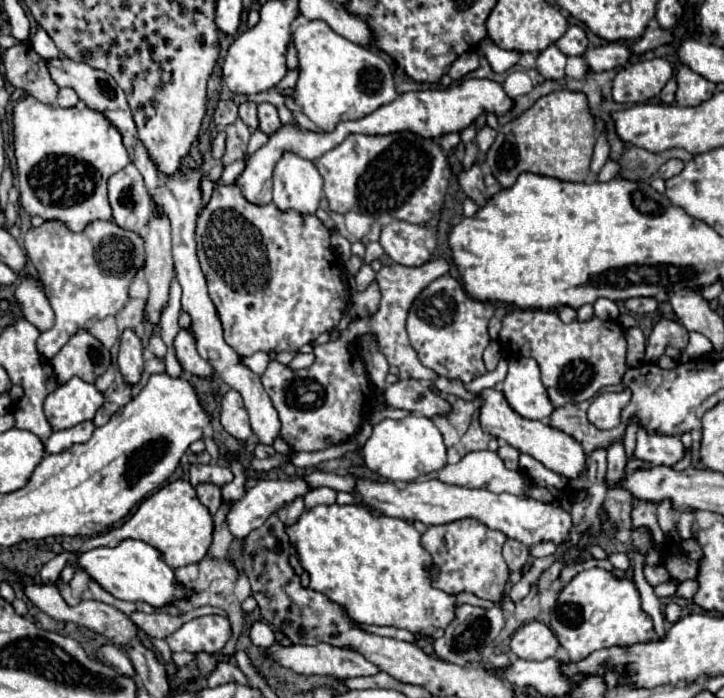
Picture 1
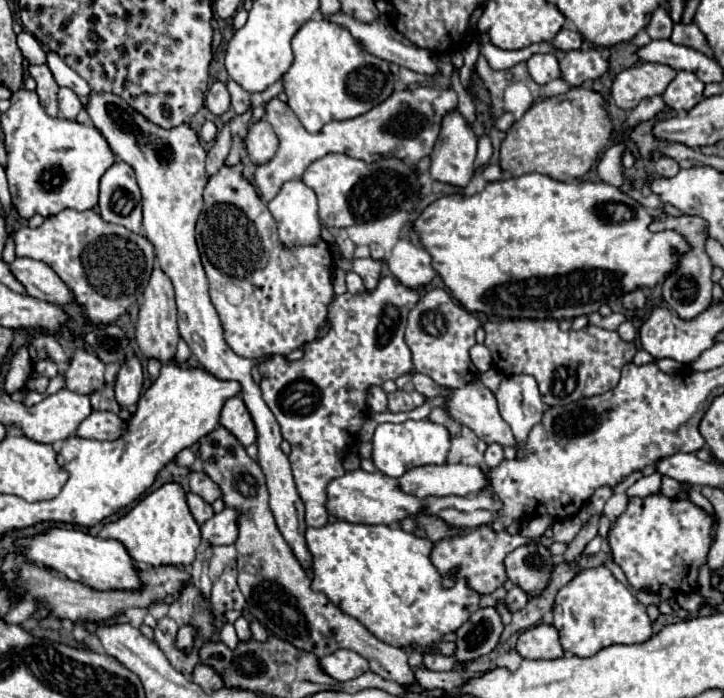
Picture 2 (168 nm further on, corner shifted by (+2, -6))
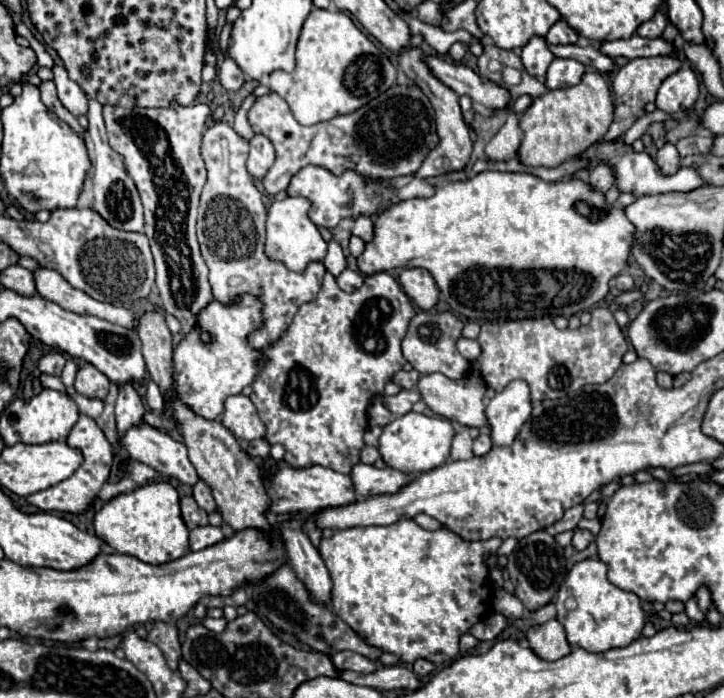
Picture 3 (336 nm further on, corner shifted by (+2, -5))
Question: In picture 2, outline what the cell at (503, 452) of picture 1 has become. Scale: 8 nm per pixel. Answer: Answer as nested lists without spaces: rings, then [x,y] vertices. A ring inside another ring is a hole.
[[[489,444],[487,452],[485,452],[485,464],[489,468],[497,468],[497,464],[501,464],[505,460],[503,456],[503,448],[499,444]]]

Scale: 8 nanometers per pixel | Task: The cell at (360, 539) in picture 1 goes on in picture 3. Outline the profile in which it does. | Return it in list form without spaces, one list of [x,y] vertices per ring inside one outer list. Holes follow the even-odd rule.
[[[401,519],[387,527],[373,525],[335,531],[333,537],[321,539],[319,545],[319,553],[333,581],[331,609],[357,631],[365,643],[397,655],[403,663],[411,665],[421,657],[441,665],[459,655],[459,637],[481,621],[481,615],[487,611],[489,567],[485,555],[497,553],[501,543],[503,539],[497,537],[487,541],[465,541],[447,527],[427,531],[413,519]]]

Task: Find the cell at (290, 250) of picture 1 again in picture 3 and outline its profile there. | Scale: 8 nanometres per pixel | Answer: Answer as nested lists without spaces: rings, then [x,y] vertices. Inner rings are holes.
[[[215,121],[203,133],[201,155],[203,155],[203,161],[207,165],[207,181],[205,181],[205,187],[201,191],[201,201],[199,201],[197,239],[199,239],[199,245],[201,245],[201,255],[203,255],[203,259],[209,267],[209,283],[211,283],[211,289],[213,289],[213,297],[217,301],[229,305],[229,303],[235,303],[241,293],[253,293],[253,295],[261,297],[265,323],[259,331],[249,335],[249,343],[257,349],[263,349],[263,347],[275,343],[287,331],[289,323],[293,321],[293,315],[297,313],[297,309],[303,303],[313,301],[317,297],[317,291],[321,287],[321,279],[325,275],[325,265],[323,263],[311,263],[305,269],[305,273],[295,273],[295,271],[289,271],[283,263],[267,259],[267,255],[263,253],[267,209],[263,205],[261,191],[255,187],[255,181],[251,179],[251,175],[245,169],[247,153],[249,153],[249,143],[243,137],[239,137],[233,131],[233,127],[227,125],[225,121]]]

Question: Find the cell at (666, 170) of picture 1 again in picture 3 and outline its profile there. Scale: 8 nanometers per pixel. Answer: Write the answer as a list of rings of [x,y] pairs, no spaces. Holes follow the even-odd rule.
[[[665,143],[657,151],[655,161],[657,161],[657,165],[659,165],[659,169],[661,169],[663,175],[673,175],[681,167],[681,157],[679,157],[679,153],[677,153],[677,149],[675,149],[673,143]]]

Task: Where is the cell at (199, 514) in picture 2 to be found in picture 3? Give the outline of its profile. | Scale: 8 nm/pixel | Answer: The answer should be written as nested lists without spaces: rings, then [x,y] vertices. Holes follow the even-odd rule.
[[[183,497],[181,499],[181,517],[183,517],[187,529],[195,529],[199,525],[209,525],[207,513],[197,507],[193,497]]]

